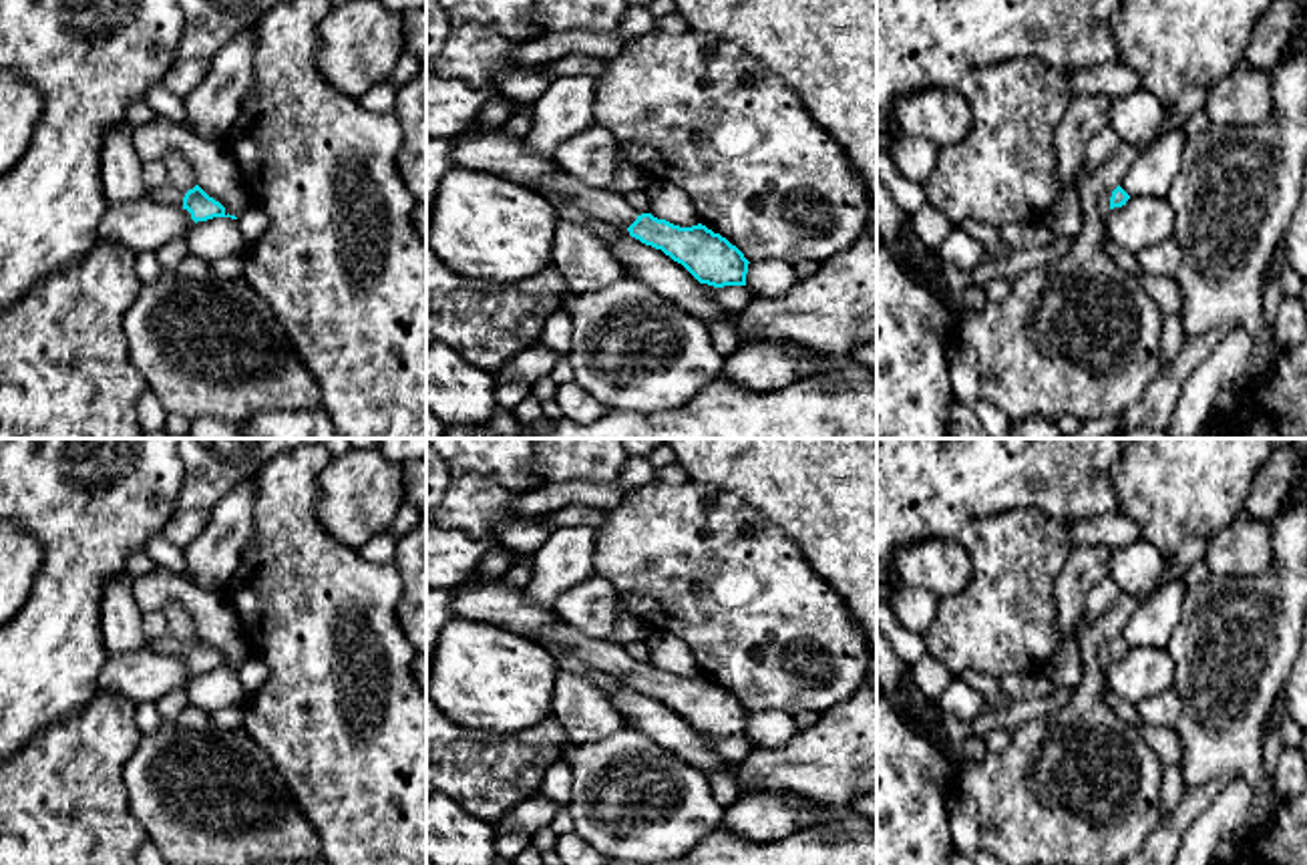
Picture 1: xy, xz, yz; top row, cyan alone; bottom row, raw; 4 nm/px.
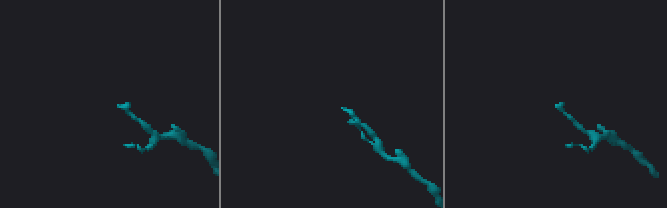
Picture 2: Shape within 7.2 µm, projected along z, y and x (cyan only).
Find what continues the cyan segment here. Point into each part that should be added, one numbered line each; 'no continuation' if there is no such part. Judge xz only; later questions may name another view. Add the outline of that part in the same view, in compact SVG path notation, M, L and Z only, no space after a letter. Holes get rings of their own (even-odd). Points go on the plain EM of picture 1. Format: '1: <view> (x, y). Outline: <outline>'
1: xz (559, 638). Outline: M559 620L541 634L539 644L551 654L575 654L591 668L621 678L629 678L639 666L623 646L581 634Z

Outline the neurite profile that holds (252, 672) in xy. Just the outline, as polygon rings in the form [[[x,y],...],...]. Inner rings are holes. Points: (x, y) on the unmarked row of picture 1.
[[[249,656],[239,668],[237,668],[239,684],[243,686],[245,694],[255,694],[269,676],[269,666],[263,664],[259,658]]]

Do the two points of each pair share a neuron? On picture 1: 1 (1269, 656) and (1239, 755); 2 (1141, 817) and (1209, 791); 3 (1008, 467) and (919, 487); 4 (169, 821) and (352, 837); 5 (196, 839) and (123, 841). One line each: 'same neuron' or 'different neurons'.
1: same neuron
2: different neurons
3: same neuron
4: different neurons
5: different neurons

